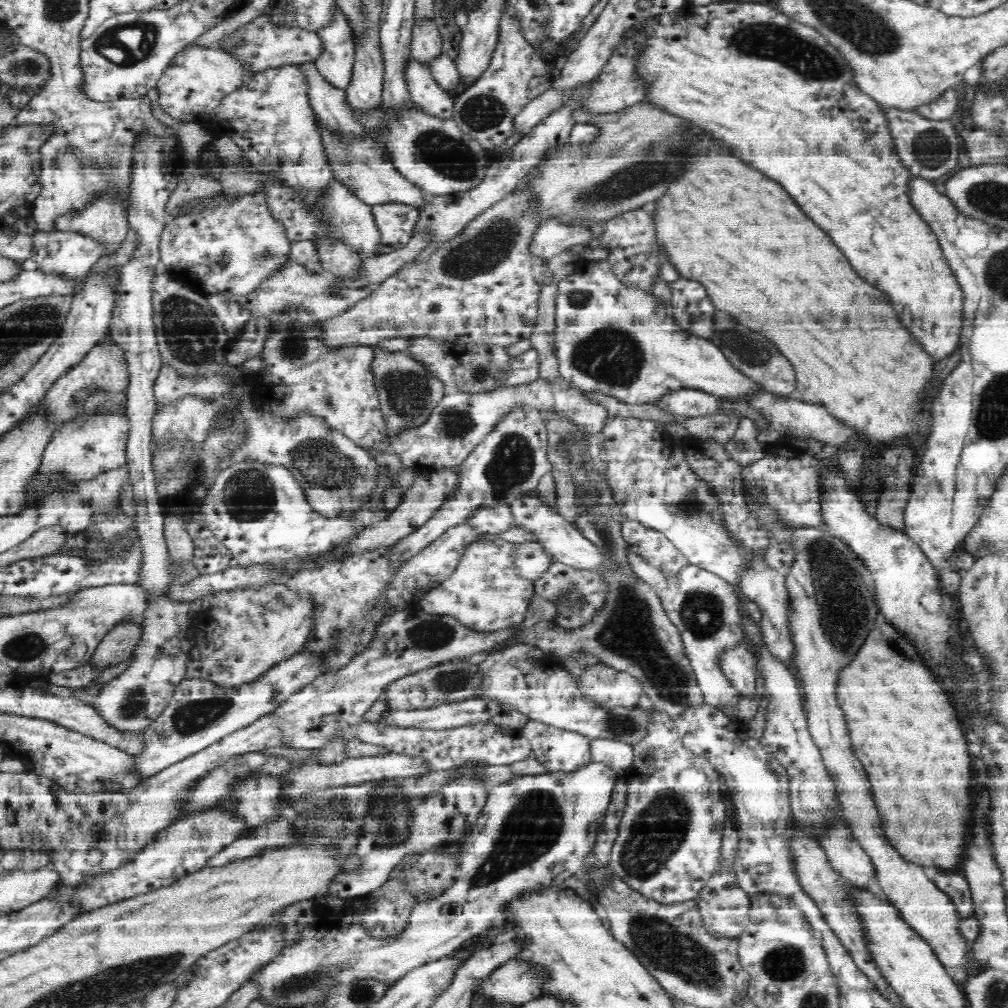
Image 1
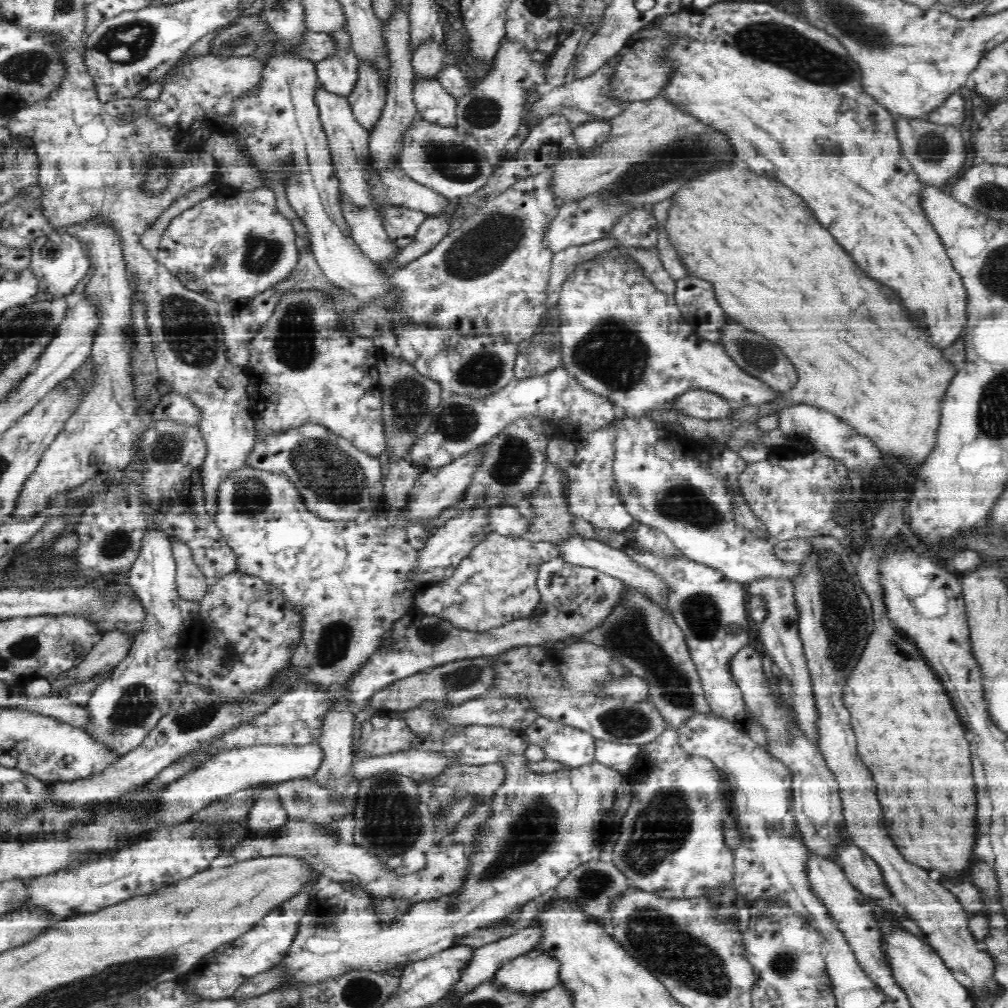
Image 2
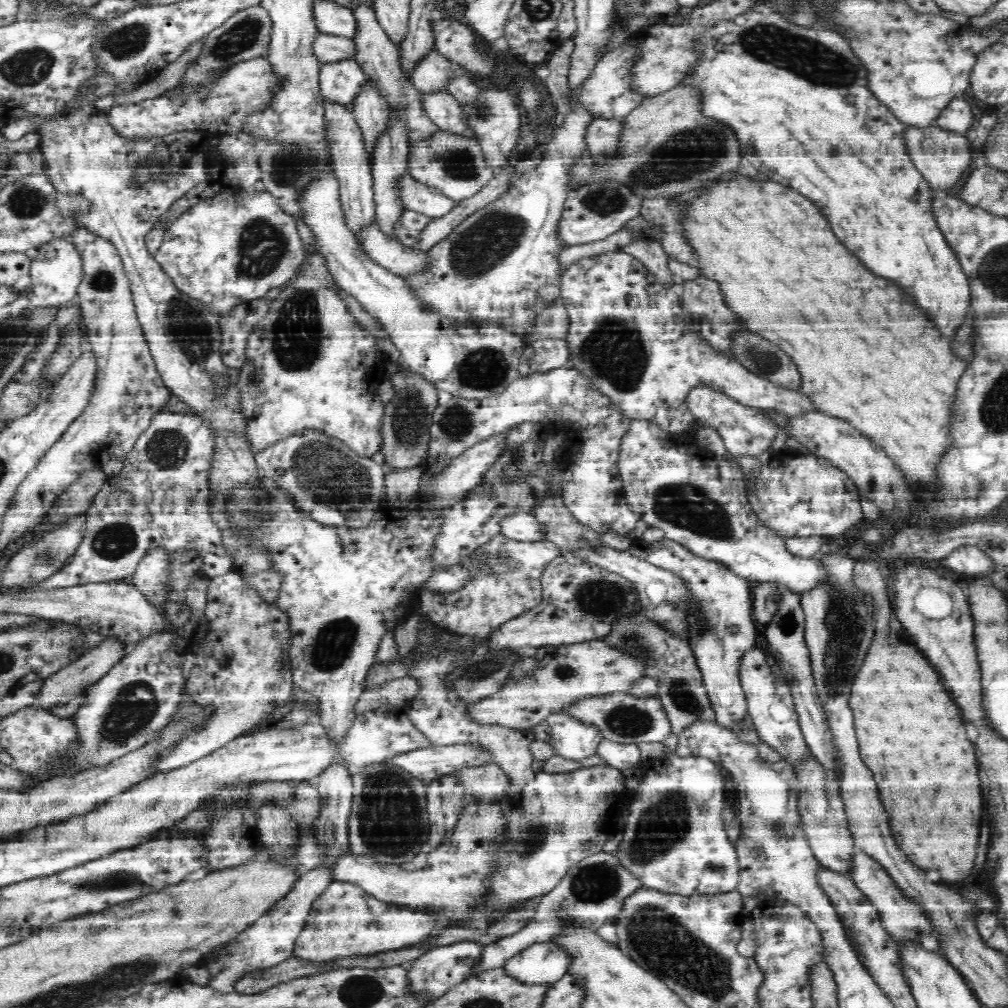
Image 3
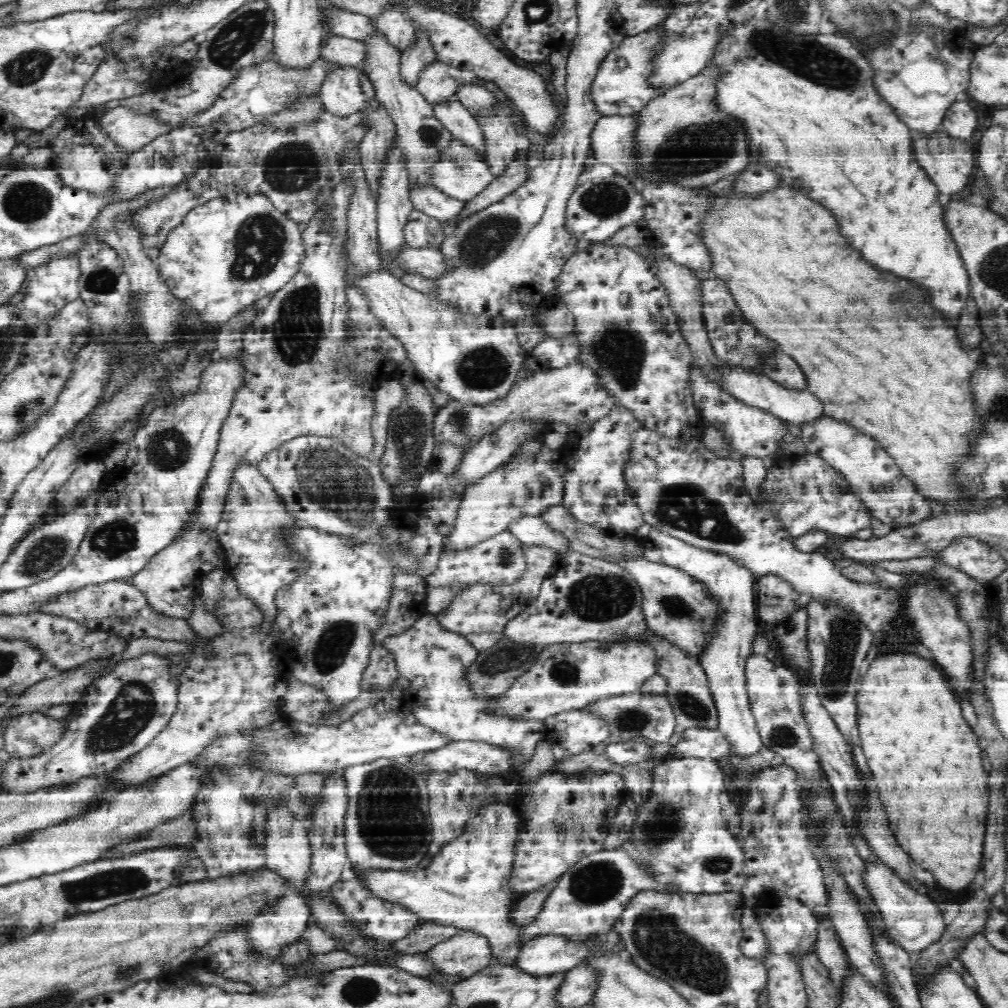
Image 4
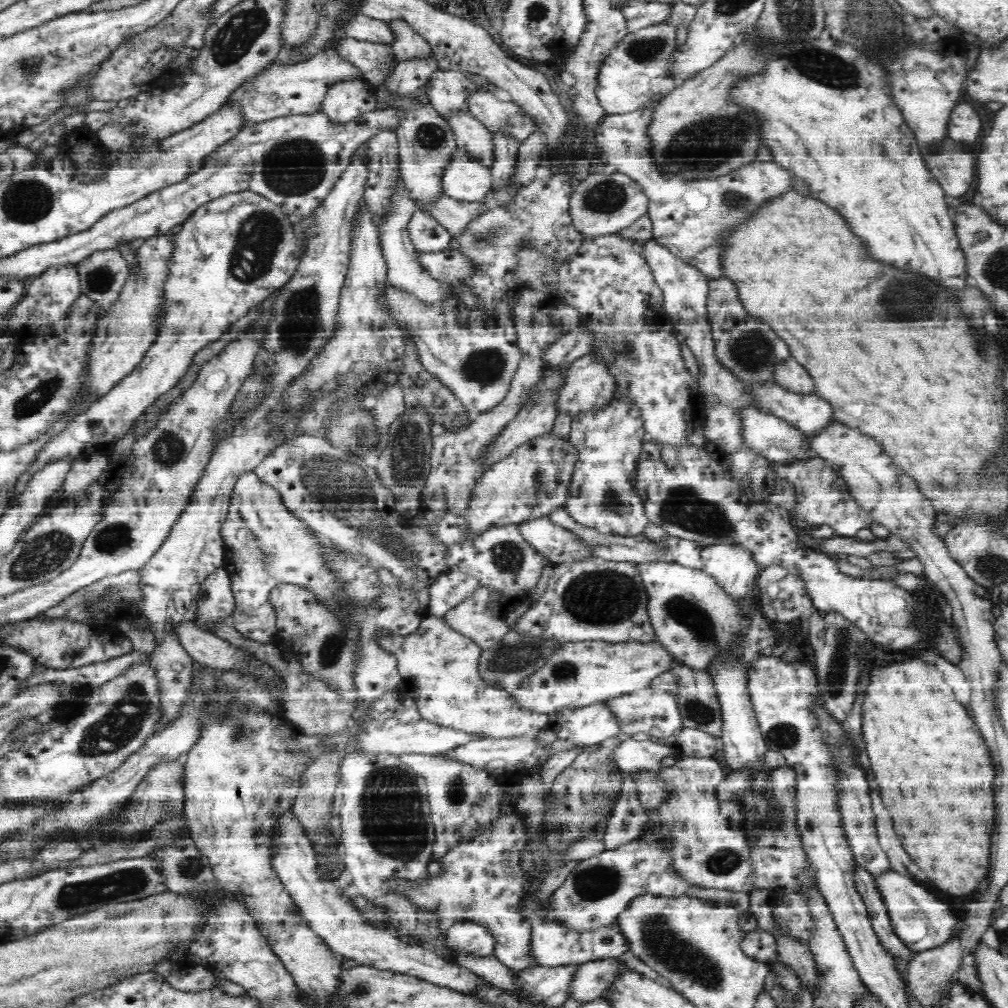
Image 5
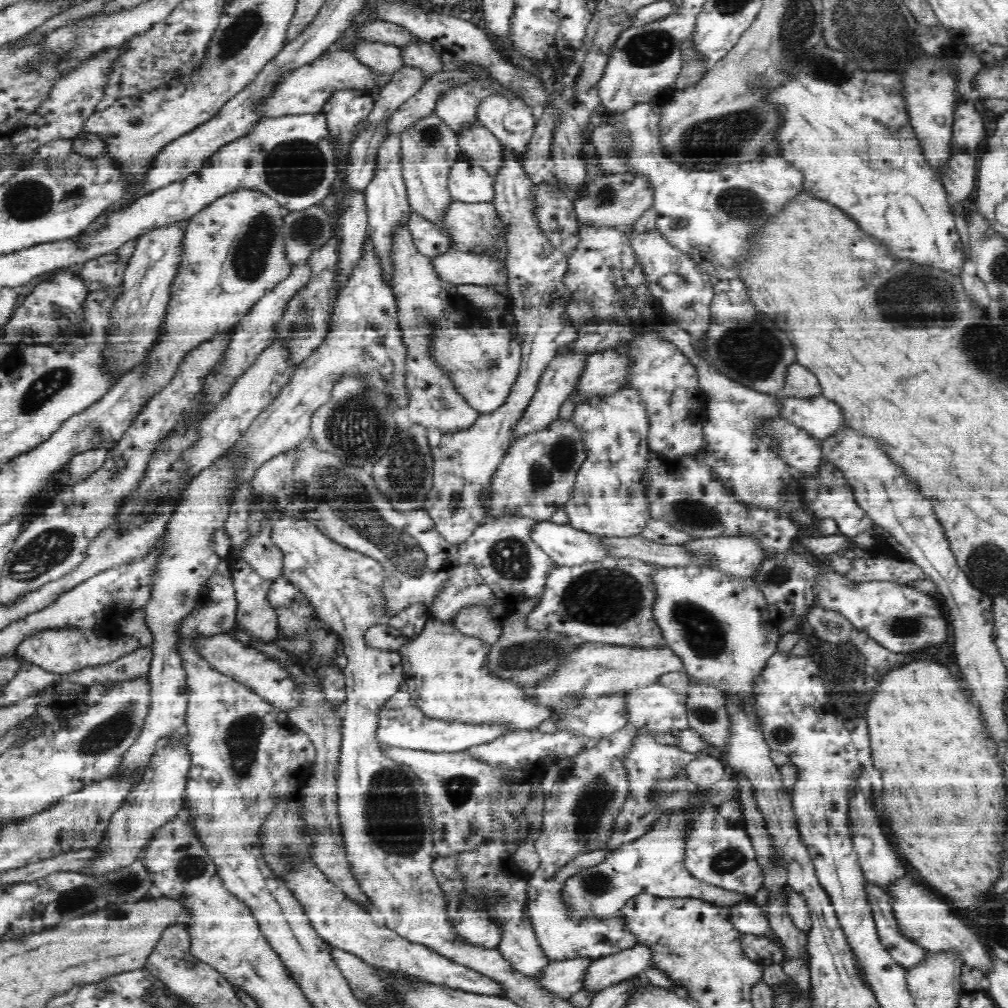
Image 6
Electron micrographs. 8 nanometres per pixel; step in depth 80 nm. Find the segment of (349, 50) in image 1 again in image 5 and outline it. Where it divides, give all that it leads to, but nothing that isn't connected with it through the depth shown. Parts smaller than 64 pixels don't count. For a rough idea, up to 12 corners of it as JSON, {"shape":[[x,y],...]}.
{"shape":[[364,81],[329,88],[321,111],[332,125],[376,109],[378,95]]}

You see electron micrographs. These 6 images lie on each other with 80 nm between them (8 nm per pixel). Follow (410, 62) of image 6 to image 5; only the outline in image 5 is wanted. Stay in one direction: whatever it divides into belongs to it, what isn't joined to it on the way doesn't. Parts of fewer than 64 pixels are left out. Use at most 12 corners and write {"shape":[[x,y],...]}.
{"shape":[[393,20],[398,62],[434,59],[432,46],[404,21]]}

